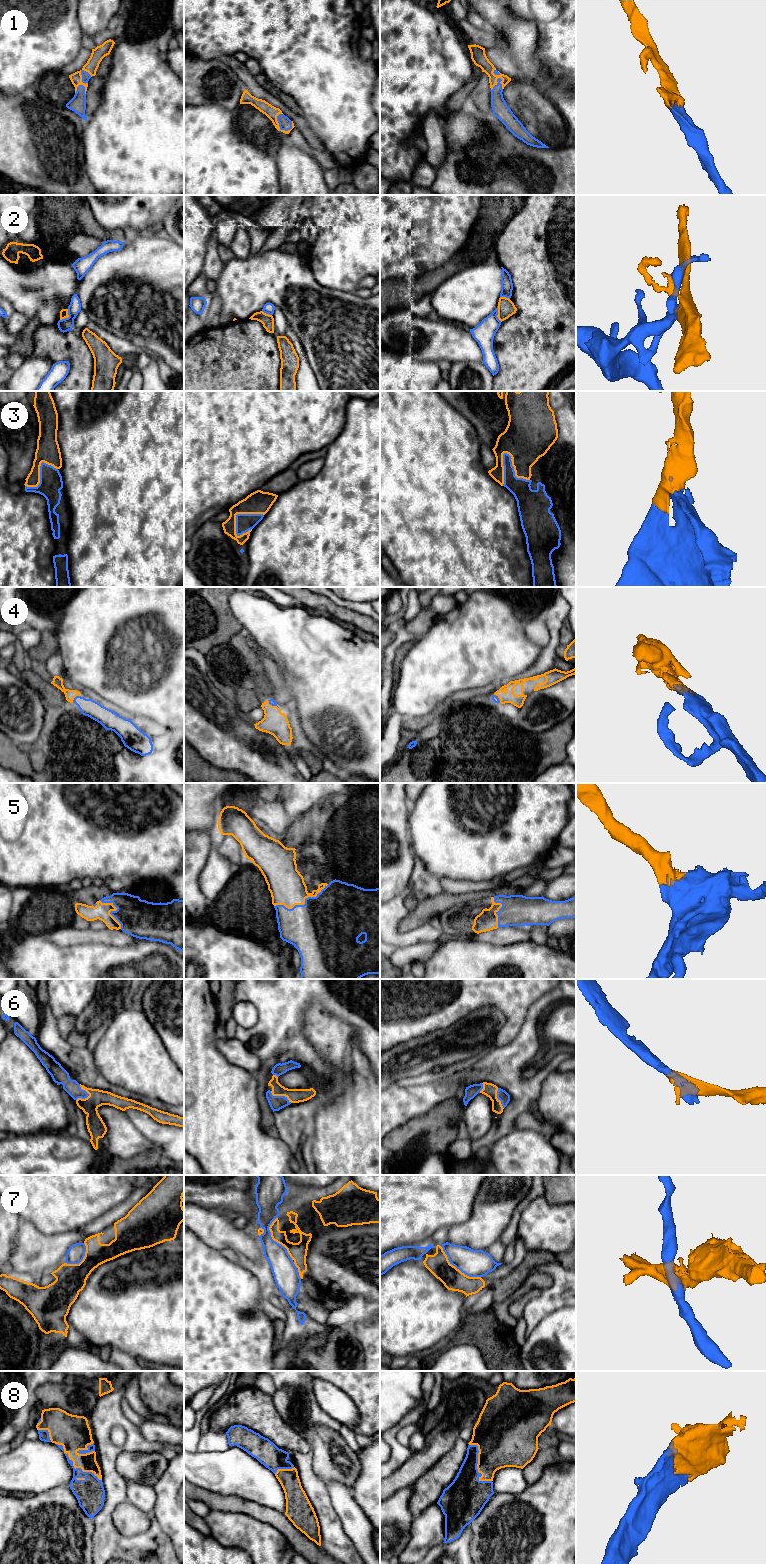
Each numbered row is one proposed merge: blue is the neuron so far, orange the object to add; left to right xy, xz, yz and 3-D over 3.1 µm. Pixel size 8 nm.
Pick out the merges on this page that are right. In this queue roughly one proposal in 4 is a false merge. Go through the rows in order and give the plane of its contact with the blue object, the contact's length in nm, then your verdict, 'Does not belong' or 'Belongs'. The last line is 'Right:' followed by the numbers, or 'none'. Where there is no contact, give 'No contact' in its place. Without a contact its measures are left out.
1: Touches blue in xy. Shared border 220 nm. Belongs
2: Touches blue in xy. Shared border 120 nm. Does not belong
3: Touches blue in yz. Shared border 300 nm. Belongs
4: Touches blue in xy. Shared border 90 nm. Belongs
5: Touches blue in xz. Shared border 480 nm. Belongs
6: Touches blue in xy. Shared border 140 nm. Belongs
7: Touches blue in yz. Shared border 420 nm. Does not belong
8: Touches blue in xy. Shared border 480 nm. Belongs
Right: 1, 3, 4, 5, 6, 8

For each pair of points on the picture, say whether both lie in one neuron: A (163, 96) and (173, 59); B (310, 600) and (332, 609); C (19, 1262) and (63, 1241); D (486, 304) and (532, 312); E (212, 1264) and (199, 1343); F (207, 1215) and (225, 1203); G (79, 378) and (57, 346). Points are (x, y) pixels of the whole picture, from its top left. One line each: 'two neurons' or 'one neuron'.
A: two neurons
B: one neuron
C: one neuron
D: two neurons
E: one neuron
F: two neurons
G: one neuron

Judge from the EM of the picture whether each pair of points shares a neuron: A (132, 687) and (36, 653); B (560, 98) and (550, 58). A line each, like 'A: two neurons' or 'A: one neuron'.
A: two neurons
B: one neuron

